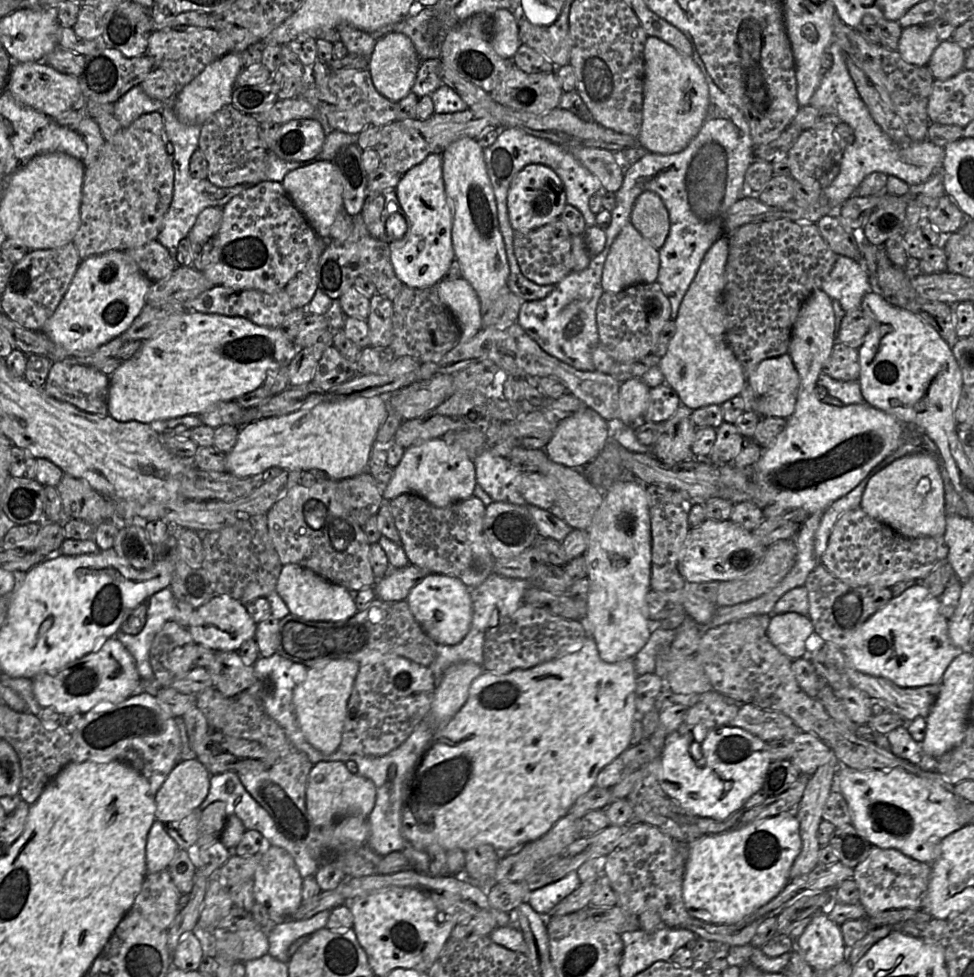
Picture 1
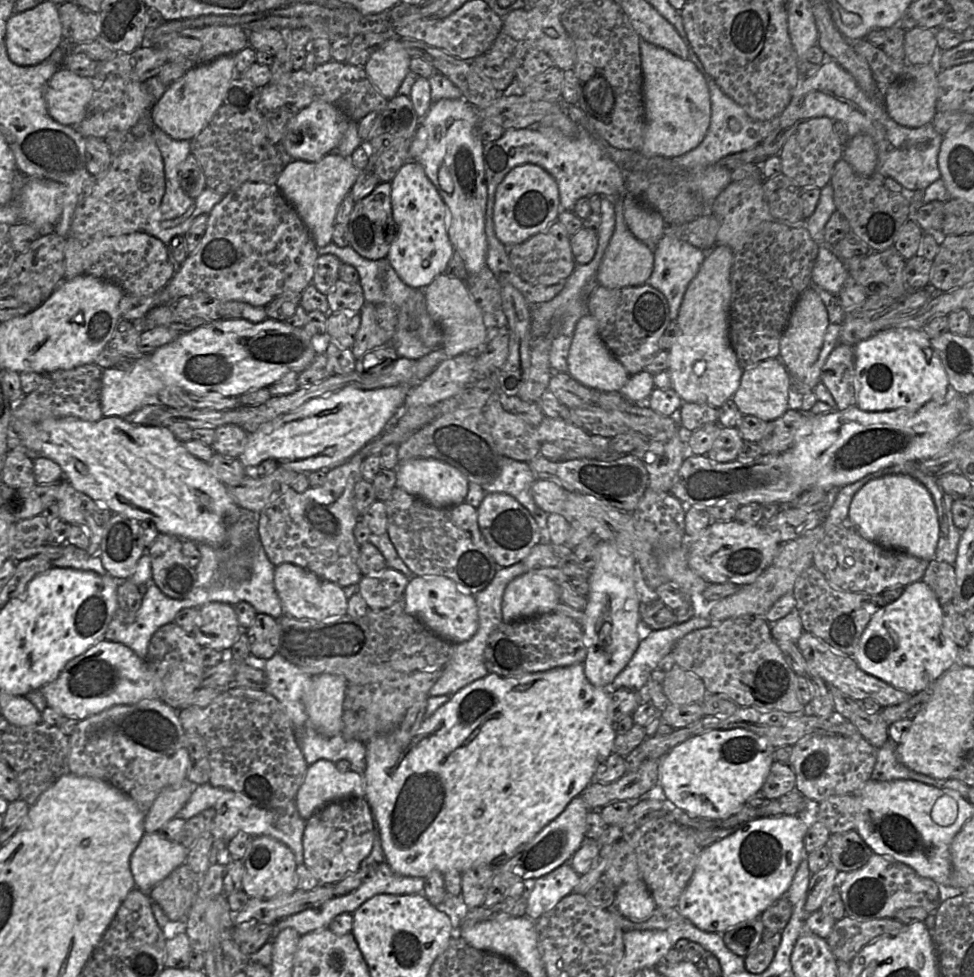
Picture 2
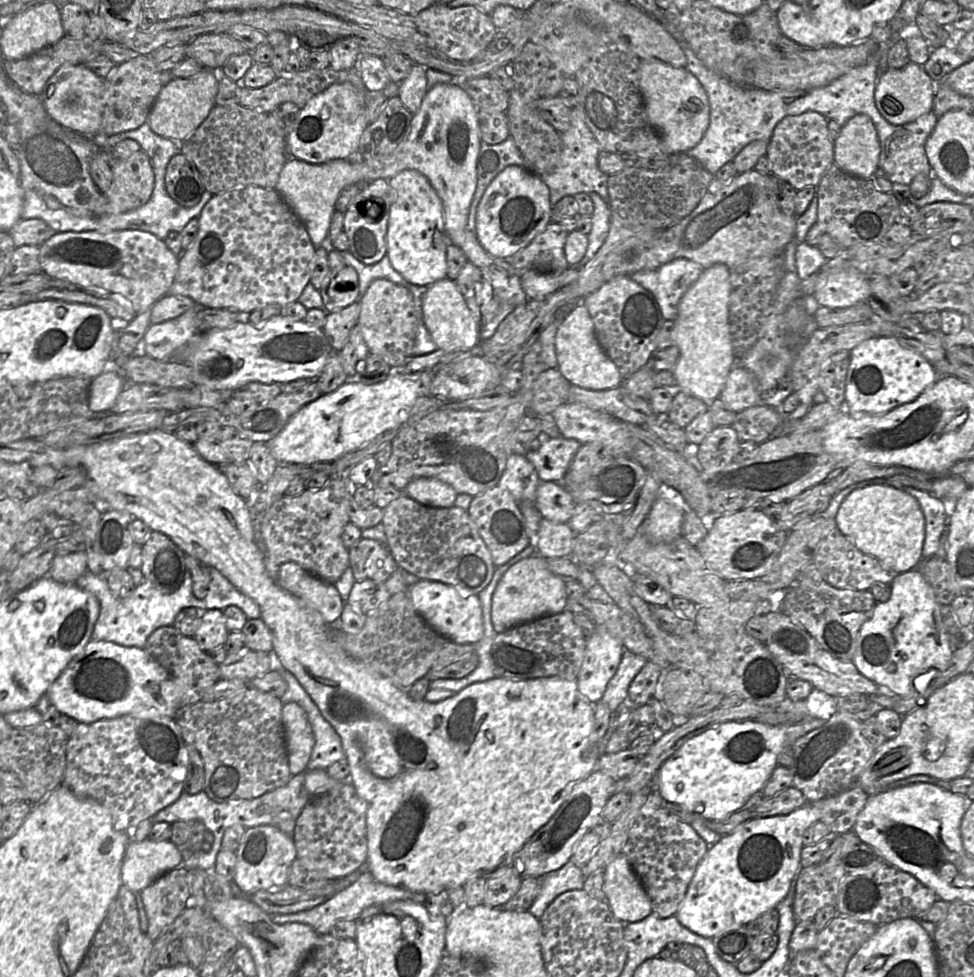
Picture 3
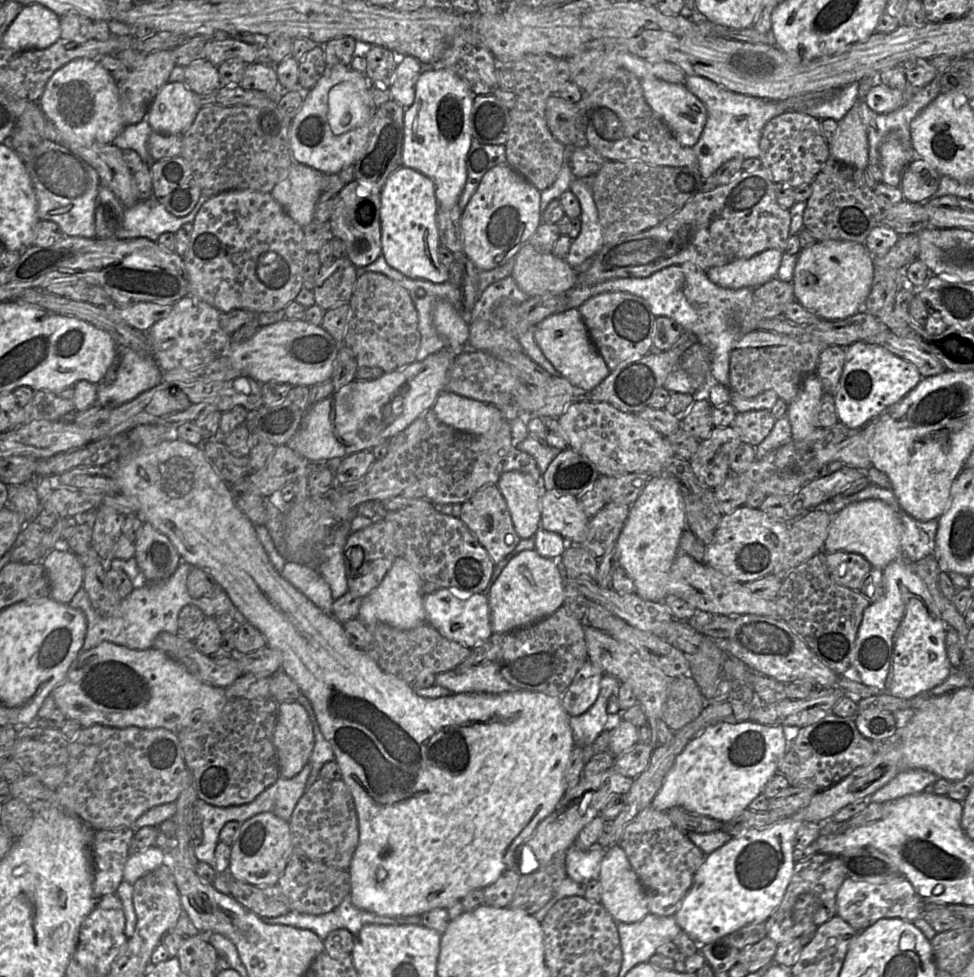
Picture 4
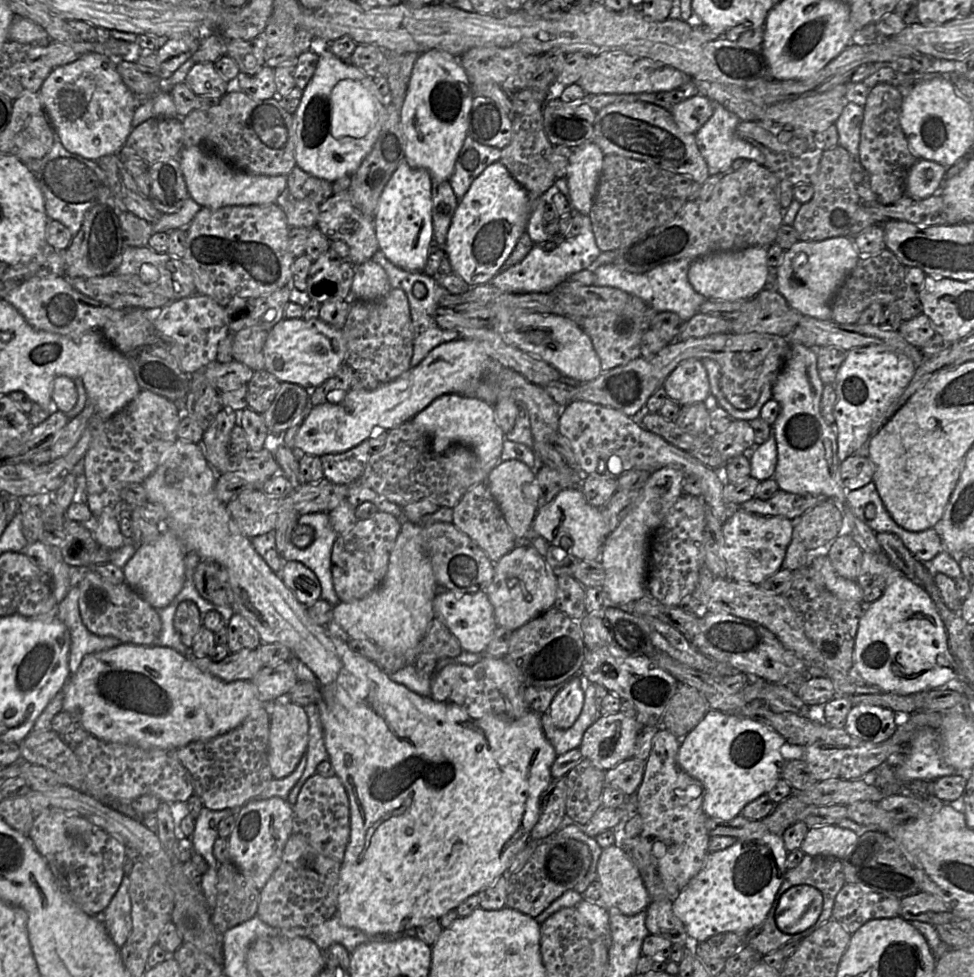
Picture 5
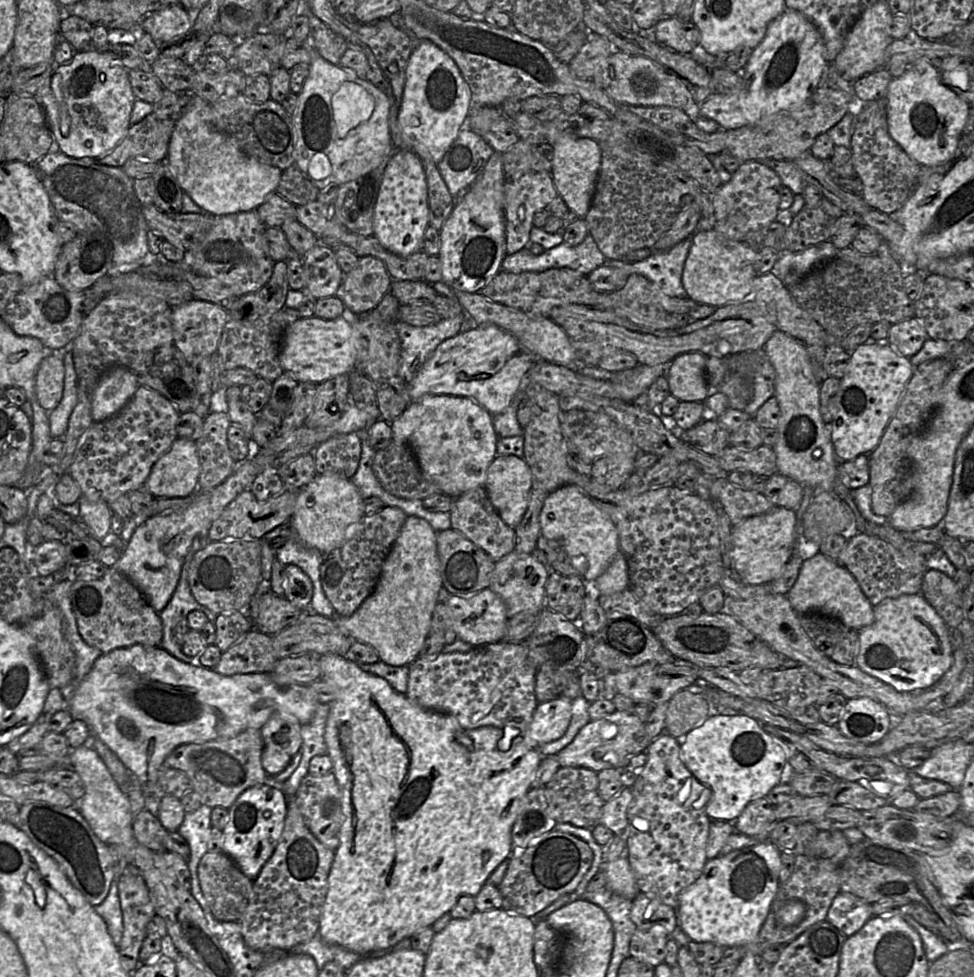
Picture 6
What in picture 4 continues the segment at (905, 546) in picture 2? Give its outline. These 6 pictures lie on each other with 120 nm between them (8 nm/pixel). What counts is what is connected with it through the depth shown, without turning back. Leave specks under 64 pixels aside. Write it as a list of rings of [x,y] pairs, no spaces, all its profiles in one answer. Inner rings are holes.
[[[874,499],[854,502],[833,515],[829,533],[824,543],[824,552],[857,553],[865,557],[872,567],[883,570],[892,561],[903,557],[902,531],[901,520],[887,503]]]

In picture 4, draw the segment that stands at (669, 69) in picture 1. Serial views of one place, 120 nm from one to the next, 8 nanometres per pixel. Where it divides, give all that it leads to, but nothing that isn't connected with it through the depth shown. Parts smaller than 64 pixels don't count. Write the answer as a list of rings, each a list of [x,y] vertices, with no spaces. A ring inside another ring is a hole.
[[[656,78],[641,80],[644,97],[652,111],[668,126],[680,144],[693,147],[699,140],[707,122],[705,105],[684,84],[668,83]]]

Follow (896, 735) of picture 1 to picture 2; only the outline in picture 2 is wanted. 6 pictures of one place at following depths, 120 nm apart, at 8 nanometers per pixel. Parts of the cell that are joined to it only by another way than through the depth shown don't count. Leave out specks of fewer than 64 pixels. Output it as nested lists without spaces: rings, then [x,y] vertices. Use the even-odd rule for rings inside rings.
[[[888,739],[878,749],[877,760],[871,779],[876,781],[914,780],[940,788],[945,780],[938,780],[930,776],[917,773],[907,768],[897,757],[897,743]]]

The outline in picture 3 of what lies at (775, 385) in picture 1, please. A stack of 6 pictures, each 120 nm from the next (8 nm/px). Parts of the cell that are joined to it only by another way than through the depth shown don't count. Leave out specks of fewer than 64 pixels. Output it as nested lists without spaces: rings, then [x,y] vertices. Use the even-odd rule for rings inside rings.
[[[733,367],[718,399],[736,413],[759,405],[757,378],[743,367]]]

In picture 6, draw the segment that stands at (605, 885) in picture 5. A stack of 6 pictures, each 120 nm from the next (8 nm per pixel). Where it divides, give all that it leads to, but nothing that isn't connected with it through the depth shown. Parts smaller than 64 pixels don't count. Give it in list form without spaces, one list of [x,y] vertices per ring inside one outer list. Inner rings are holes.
[[[620,856],[610,862],[604,861],[600,865],[600,870],[606,874],[606,888],[613,893],[631,901],[640,893],[634,872],[626,856]]]

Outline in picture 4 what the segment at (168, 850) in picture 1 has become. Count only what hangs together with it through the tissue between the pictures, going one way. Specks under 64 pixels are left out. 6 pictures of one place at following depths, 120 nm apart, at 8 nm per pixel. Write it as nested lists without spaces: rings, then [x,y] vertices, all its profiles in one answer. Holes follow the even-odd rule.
[[[158,846],[130,855],[124,867],[123,880],[133,885],[142,876],[161,867],[166,859],[166,851]]]

